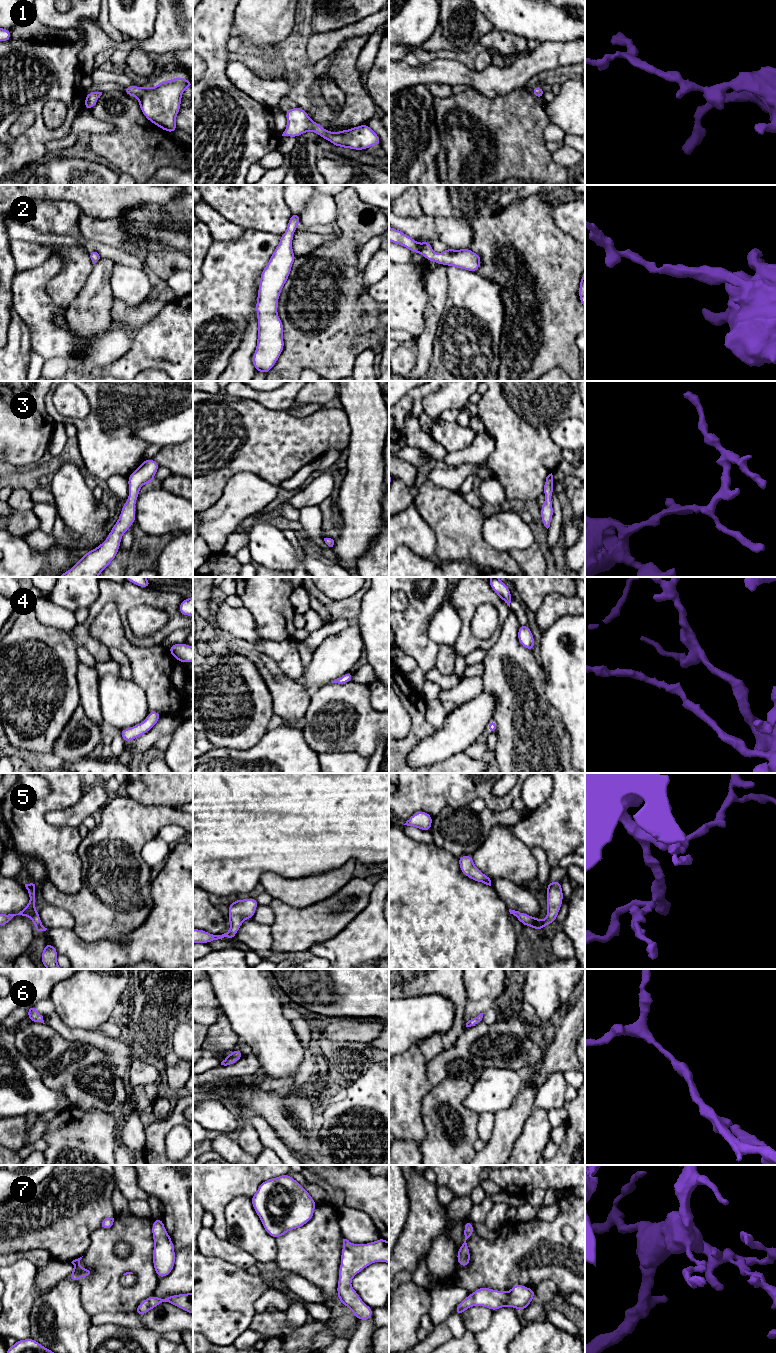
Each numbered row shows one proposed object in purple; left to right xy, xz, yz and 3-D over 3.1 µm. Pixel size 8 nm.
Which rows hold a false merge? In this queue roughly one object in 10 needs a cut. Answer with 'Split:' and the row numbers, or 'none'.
Split: none

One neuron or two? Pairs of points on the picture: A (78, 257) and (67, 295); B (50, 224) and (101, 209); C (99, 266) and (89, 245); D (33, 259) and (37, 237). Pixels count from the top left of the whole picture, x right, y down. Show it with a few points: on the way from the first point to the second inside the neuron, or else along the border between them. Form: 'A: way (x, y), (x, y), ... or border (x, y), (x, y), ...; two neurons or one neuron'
A: way (78, 266), (67, 286); one neuron
B: border (60, 199), (72, 201), (81, 212); two neurons
C: border (100, 256), (106, 256), (116, 262); two neurons
D: border (13, 239), (23, 239), (48, 246); two neurons

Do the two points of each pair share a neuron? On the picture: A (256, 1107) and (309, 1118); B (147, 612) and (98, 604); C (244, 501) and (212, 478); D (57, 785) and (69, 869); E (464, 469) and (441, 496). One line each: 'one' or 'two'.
A: one
B: two
C: two
D: one
E: two

